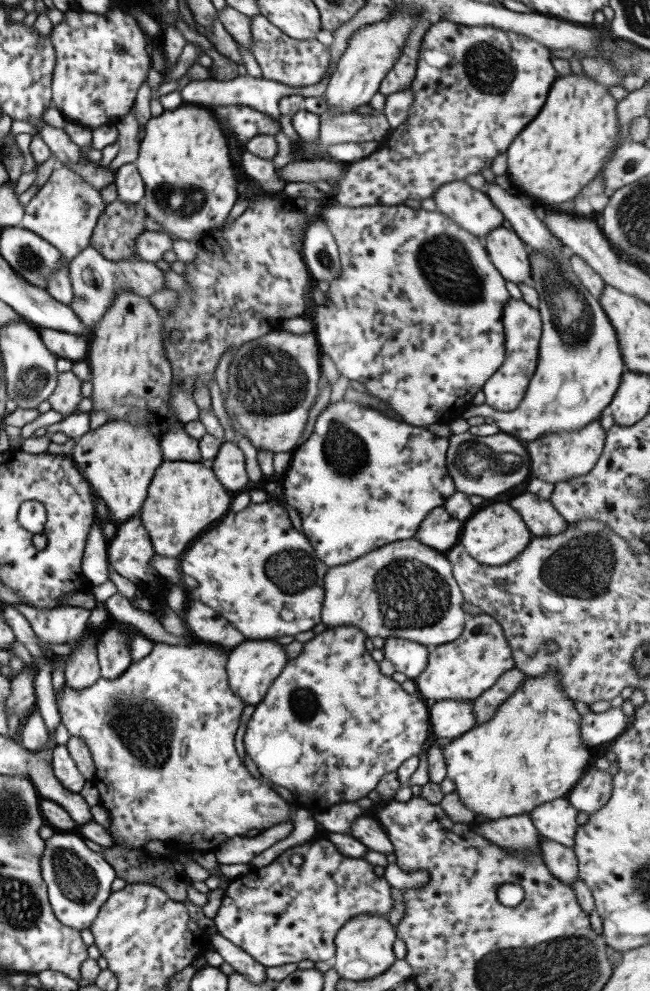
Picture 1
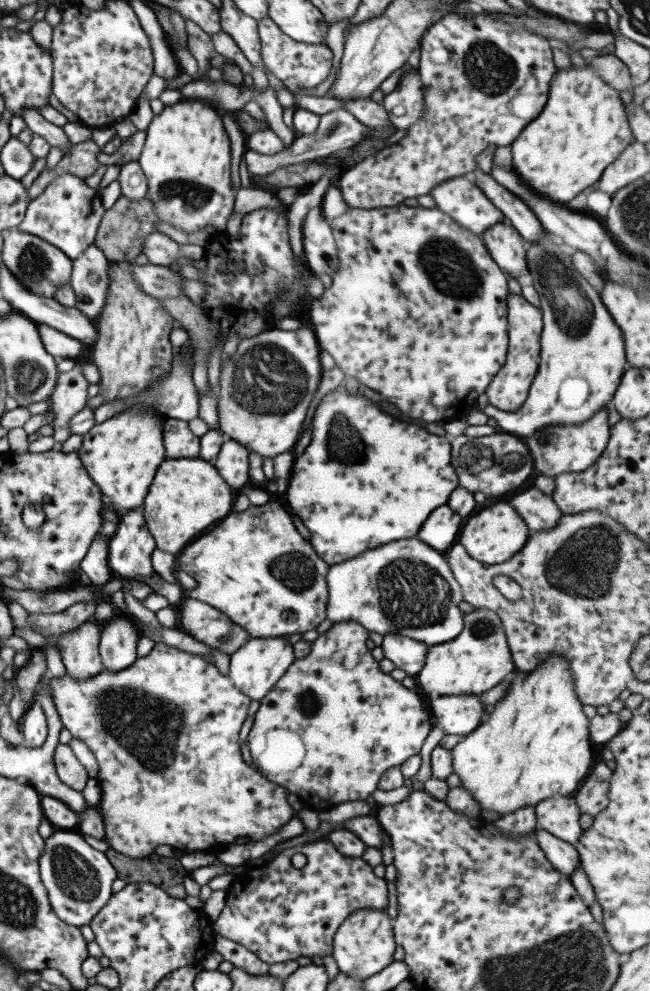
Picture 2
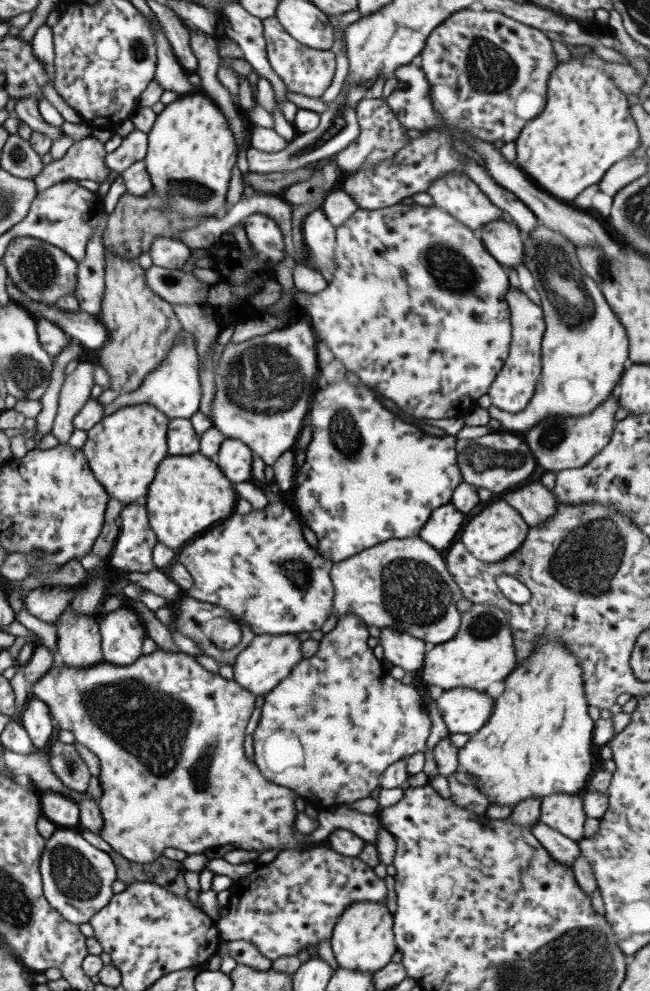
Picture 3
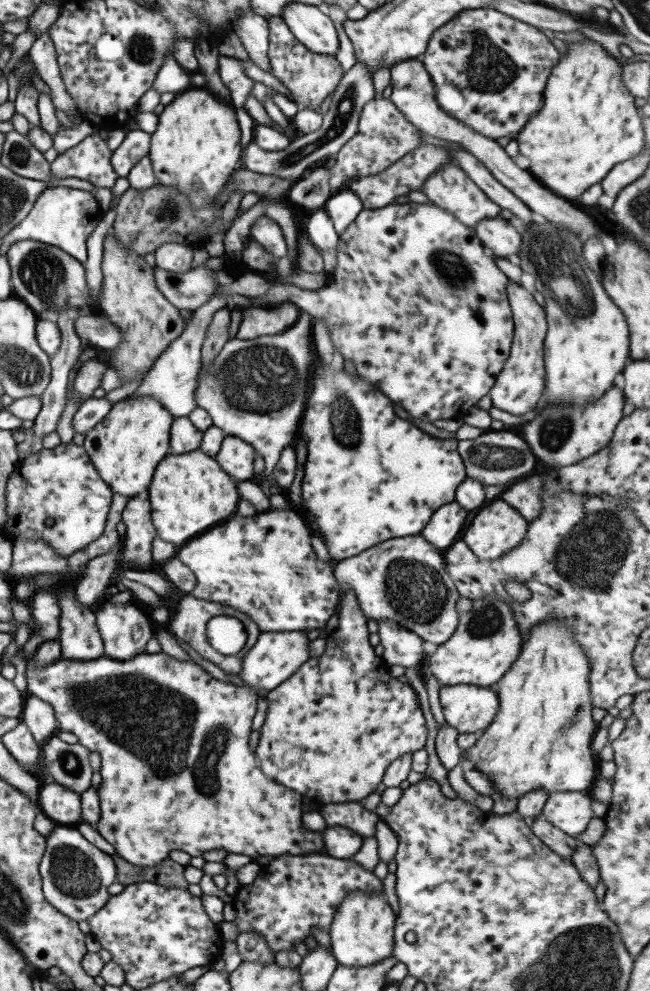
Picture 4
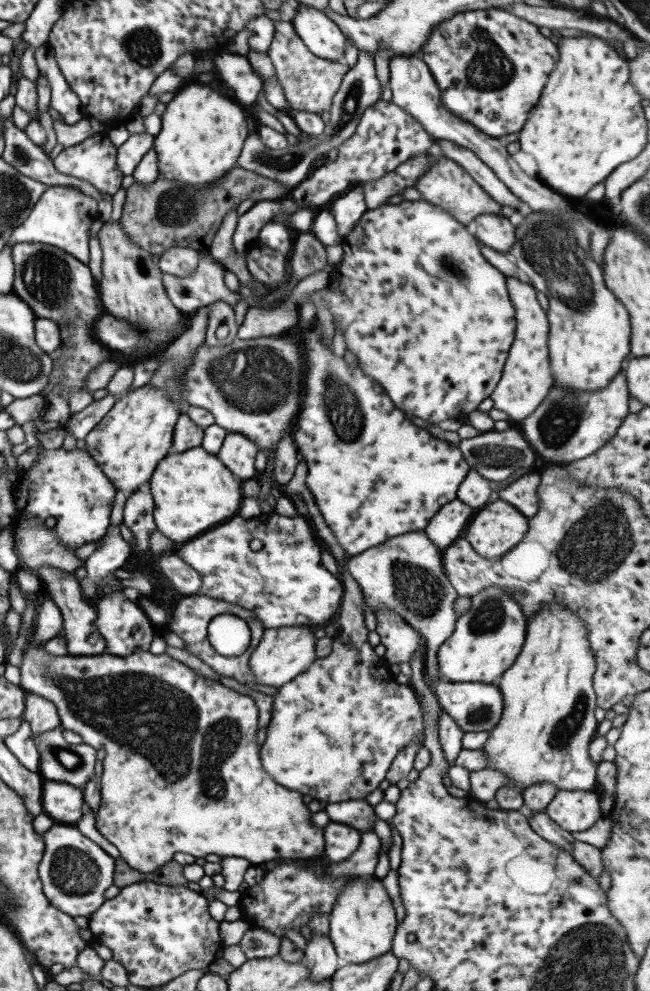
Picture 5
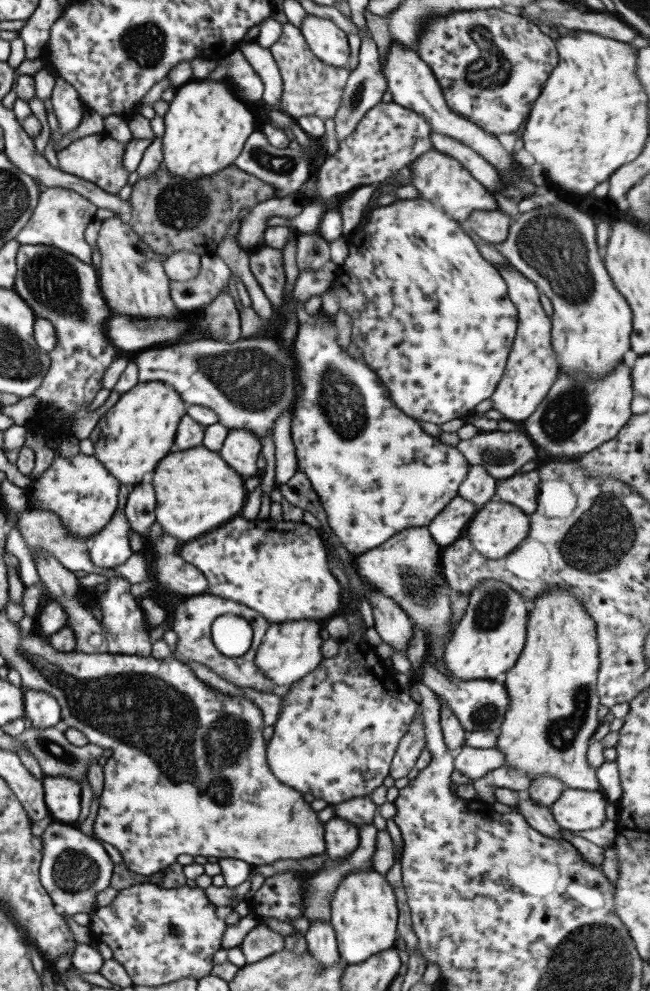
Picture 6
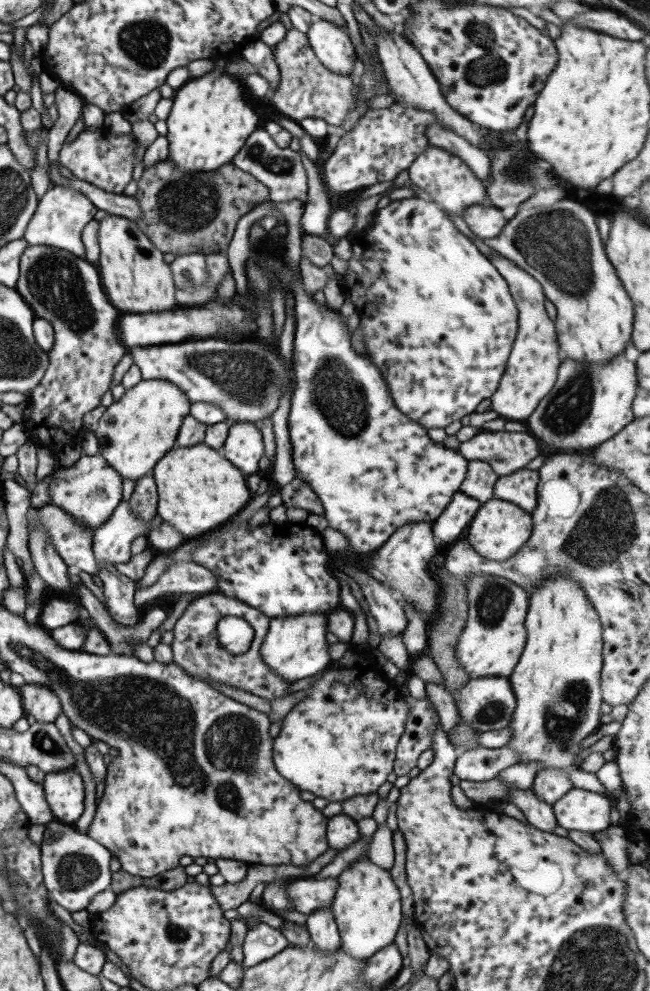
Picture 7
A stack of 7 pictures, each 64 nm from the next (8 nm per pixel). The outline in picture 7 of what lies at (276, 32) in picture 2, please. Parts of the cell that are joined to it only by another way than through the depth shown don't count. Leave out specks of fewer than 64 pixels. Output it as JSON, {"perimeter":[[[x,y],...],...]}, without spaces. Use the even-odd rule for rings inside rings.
{"perimeter":[[[293,27],[287,29],[283,39],[274,46],[273,56],[279,71],[279,84],[270,101],[274,108],[295,122],[302,118],[315,117],[328,125],[336,126],[336,130],[341,128],[347,111],[355,107],[355,98],[351,96],[351,76],[327,70],[314,55],[306,36]]]}

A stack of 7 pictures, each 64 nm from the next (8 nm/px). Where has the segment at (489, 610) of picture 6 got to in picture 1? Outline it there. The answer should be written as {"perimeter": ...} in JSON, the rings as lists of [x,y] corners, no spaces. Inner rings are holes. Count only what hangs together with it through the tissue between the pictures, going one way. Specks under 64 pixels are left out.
{"perimeter":[[[485,612],[467,615],[461,634],[451,643],[428,648],[427,667],[413,681],[416,694],[430,703],[437,700],[469,700],[482,695],[514,666],[501,627]]]}

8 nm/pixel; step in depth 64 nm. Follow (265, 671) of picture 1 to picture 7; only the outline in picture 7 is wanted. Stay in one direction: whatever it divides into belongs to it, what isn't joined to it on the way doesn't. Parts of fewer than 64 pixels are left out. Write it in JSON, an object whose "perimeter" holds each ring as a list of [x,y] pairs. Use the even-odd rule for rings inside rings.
{"perimeter":[[[309,612],[297,616],[283,616],[283,618],[271,618],[268,629],[261,641],[258,650],[263,665],[270,668],[270,672],[279,676],[285,683],[293,683],[297,680],[311,677],[324,670],[332,661],[326,649],[328,643],[325,640],[327,632],[327,614]]]}

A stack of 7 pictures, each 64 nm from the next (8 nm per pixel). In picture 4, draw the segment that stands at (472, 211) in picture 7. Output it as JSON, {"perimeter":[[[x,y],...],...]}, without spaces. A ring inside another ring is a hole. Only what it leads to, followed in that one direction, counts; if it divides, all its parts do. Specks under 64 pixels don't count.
{"perimeter":[[[500,217],[479,220],[473,228],[477,239],[491,256],[507,260],[519,252],[520,235],[508,220]]]}

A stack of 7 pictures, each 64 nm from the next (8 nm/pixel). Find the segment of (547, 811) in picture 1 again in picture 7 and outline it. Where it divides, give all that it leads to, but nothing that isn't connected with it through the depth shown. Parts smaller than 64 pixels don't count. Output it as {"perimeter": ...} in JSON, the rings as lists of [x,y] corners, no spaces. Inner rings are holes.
{"perimeter":[[[571,788],[552,804],[552,811],[561,828],[591,833],[609,826],[609,812],[613,804],[609,796]]]}

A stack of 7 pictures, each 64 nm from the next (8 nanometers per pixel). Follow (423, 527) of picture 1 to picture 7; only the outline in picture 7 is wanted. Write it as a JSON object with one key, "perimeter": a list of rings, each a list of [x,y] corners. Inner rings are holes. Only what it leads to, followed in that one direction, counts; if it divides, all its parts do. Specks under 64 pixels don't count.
{"perimeter":[[[455,492],[451,500],[446,504],[443,512],[431,522],[430,528],[433,538],[438,543],[453,542],[459,538],[459,534],[467,528],[469,520],[477,512],[481,503],[471,496],[465,496],[463,492]]]}

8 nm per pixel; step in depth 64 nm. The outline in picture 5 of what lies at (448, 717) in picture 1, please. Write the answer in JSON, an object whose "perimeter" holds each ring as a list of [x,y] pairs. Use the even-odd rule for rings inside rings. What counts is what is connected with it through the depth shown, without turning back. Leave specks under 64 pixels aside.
{"perimeter":[[[443,678],[435,680],[433,683],[434,696],[437,699],[438,706],[443,713],[450,716],[455,725],[464,732],[481,732],[481,730],[491,730],[499,721],[503,698],[496,684],[484,683],[451,683],[446,682]]]}

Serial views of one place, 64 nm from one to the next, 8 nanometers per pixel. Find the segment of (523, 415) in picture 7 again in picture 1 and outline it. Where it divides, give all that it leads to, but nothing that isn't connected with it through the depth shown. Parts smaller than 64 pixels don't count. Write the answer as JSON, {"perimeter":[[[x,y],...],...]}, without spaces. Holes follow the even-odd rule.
{"perimeter":[[[510,299],[503,308],[501,322],[505,336],[505,358],[501,366],[485,381],[483,392],[484,403],[493,410],[509,412],[523,399],[531,375],[535,370],[538,357],[538,342],[542,322],[538,310],[531,308],[522,300]]]}

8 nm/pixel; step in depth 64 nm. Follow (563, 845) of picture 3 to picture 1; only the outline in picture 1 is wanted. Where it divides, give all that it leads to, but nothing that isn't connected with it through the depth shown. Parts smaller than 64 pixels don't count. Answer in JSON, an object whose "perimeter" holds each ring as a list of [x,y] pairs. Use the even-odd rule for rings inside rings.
{"perimeter":[[[539,836],[539,850],[545,868],[551,872],[551,876],[572,888],[573,880],[577,876],[577,858],[573,848]]]}

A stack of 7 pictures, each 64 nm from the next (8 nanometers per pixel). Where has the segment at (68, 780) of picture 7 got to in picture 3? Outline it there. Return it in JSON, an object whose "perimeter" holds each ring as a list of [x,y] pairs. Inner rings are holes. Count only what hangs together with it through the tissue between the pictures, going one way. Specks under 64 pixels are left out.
{"perimeter":[[[37,792],[40,812],[58,828],[77,828],[79,822],[78,805],[67,796],[53,792]]]}

